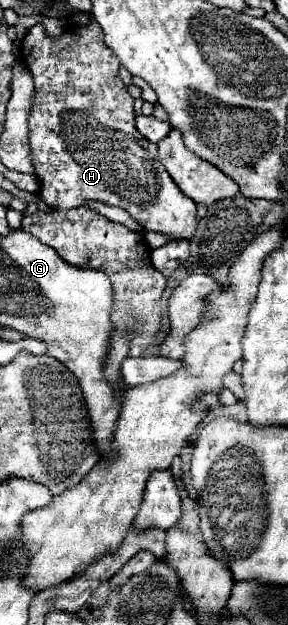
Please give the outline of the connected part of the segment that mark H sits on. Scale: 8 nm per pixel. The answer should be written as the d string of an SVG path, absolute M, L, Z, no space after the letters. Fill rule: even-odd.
M93 20L86 27L66 30L65 37L48 39L40 23L28 31L22 41L22 59L32 73L36 95L30 111L30 153L36 177L40 181L40 197L54 209L74 209L90 201L116 205L128 211L144 229L164 233L172 241L192 239L198 227L196 203L188 199L158 159L158 147L138 133L134 127L134 99L126 91L118 69L120 59L106 46L99 24Z

